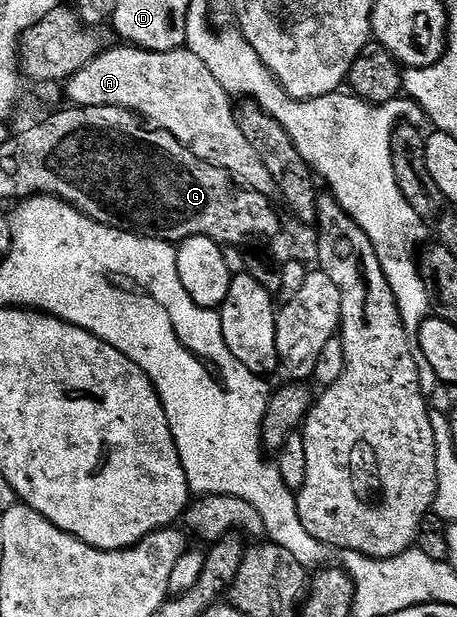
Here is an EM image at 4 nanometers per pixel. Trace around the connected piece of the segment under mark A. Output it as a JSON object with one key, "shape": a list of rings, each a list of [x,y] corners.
{"shape":[[[133,46],[118,47],[122,48],[107,47],[96,58],[92,58],[92,62],[84,66],[84,70],[80,70],[65,81],[66,96],[70,99],[67,101],[71,105],[79,108],[92,106],[127,108],[153,127],[162,128],[175,136],[185,148],[196,154],[196,158],[223,168],[241,188],[268,197],[275,195],[274,183],[268,169],[265,168],[264,162],[260,162],[256,150],[252,150],[248,138],[244,138],[244,134],[238,129],[238,124],[234,121],[235,105],[231,96],[224,90],[224,86],[220,86],[220,82],[212,78],[212,68],[204,66],[204,62],[200,62],[200,58],[196,58],[196,54],[192,54],[186,48],[178,48],[175,52],[149,52]]]}

